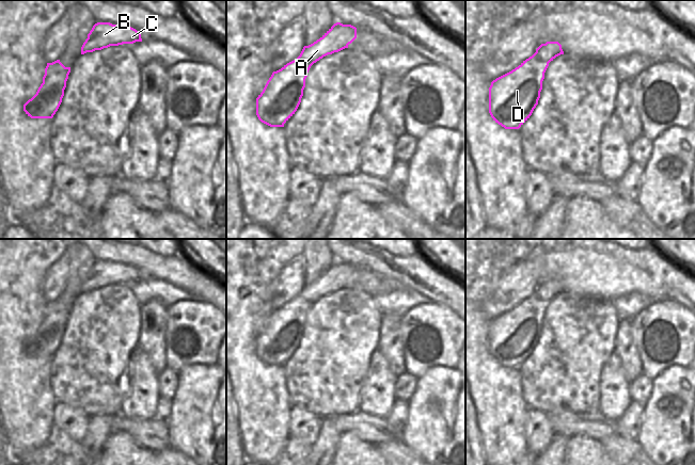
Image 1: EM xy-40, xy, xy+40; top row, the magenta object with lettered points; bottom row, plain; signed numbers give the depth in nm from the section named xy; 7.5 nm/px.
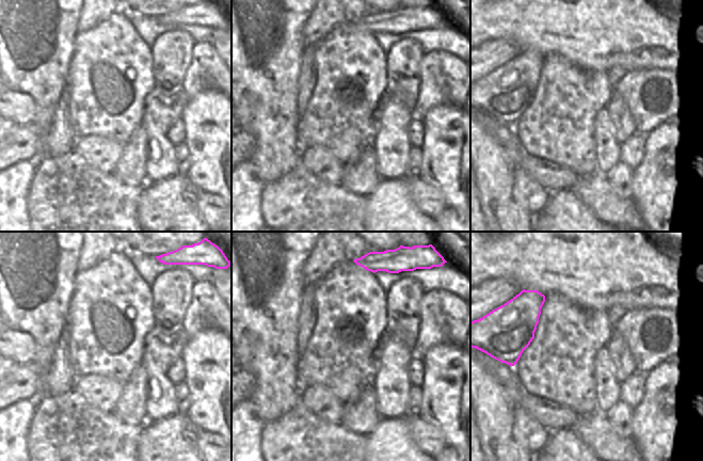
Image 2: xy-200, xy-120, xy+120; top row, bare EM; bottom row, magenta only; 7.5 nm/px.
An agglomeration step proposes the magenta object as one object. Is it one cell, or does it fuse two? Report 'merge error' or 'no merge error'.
merge error

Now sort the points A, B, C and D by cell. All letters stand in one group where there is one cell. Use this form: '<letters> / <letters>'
A B C / D

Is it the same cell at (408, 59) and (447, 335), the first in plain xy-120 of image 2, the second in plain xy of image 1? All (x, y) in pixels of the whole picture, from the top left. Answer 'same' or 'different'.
different

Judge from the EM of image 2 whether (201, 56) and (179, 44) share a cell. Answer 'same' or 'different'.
different

